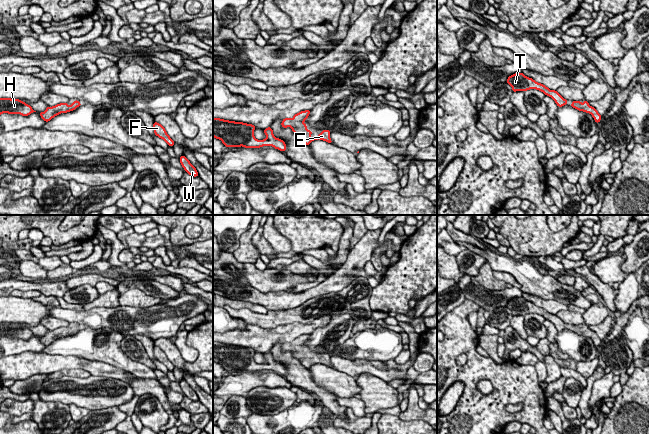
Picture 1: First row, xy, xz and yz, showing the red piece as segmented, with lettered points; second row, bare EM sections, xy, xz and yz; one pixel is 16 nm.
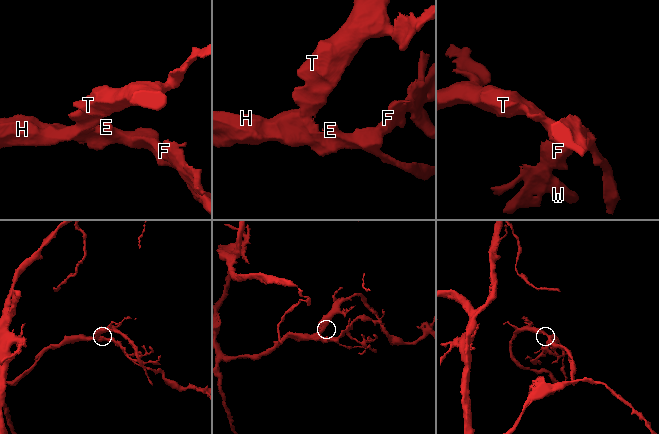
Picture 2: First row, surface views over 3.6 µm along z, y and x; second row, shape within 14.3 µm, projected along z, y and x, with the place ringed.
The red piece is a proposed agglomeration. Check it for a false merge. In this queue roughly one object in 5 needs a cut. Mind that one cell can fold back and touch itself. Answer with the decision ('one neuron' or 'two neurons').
one neuron

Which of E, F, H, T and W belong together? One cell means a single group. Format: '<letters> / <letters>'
E F H T W

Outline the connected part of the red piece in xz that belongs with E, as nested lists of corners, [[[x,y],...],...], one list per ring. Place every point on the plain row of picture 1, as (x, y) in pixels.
[[[311,334],[301,335],[295,338],[292,342],[284,342],[281,347],[281,350],[283,352],[290,351],[293,357],[297,358],[303,365],[303,367],[308,370],[312,365],[318,363],[332,368],[332,364],[330,362],[330,354],[322,354],[322,356],[319,357],[317,362],[311,361],[312,355],[308,354],[307,349],[304,347],[304,345],[309,341],[310,335]]]

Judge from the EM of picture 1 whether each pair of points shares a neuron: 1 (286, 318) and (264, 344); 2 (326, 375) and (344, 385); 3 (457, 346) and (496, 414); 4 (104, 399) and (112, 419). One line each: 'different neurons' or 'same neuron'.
1: different neurons
2: same neuron
3: same neuron
4: different neurons

